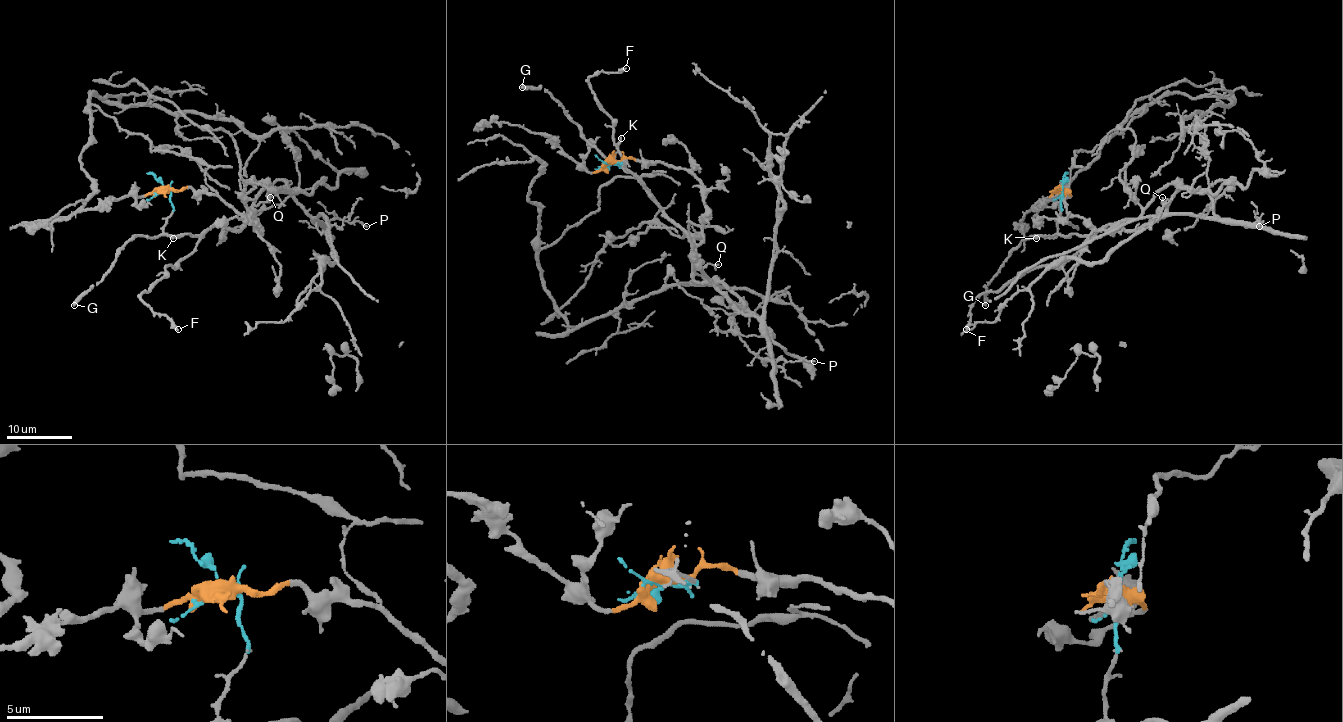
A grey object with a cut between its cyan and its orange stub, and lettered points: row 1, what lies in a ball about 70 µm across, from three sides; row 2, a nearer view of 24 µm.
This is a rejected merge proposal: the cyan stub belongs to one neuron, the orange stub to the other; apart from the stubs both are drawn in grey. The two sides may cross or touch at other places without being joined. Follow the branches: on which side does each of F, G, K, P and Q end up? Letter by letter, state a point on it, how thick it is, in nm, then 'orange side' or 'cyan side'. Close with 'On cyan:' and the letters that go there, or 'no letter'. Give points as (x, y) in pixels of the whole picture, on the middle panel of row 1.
F: (626, 68) | 320 nm | cyan side
G: (522, 87) | 360 nm | cyan side
K: (621, 138) | 170 nm | cyan side
P: (814, 361) | 200 nm | cyan side
Q: (718, 264) | 80 nm | cyan side
On cyan: F, G, K, P, Q

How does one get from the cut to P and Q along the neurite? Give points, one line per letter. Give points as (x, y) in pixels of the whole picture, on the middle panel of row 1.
P: (613, 163), (621, 163), (611, 160), (687, 235), (692, 258), (715, 288), (760, 322), (774, 360), (815, 362)
Q: (613, 163), (621, 163), (611, 160), (636, 178), (647, 196), (687, 235), (692, 258), (701, 268), (718, 263)

